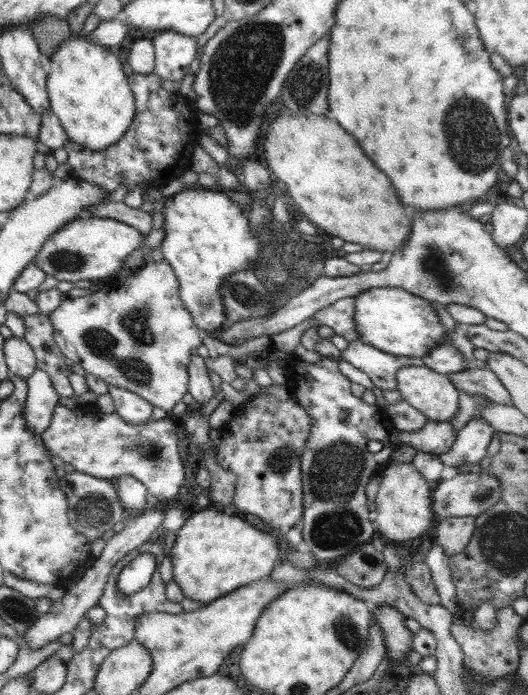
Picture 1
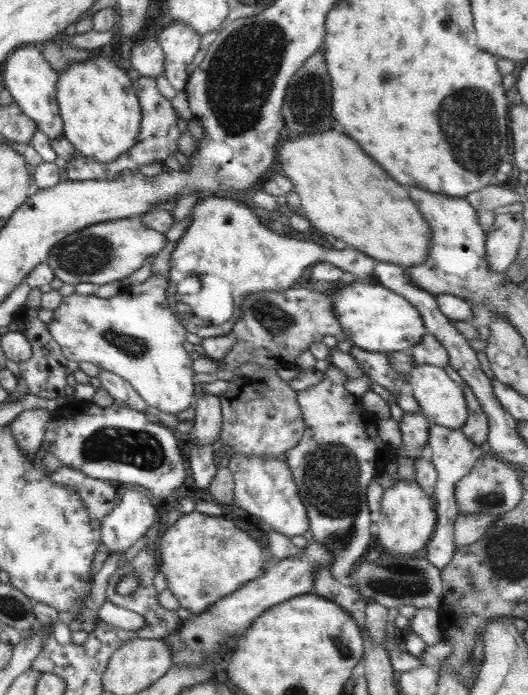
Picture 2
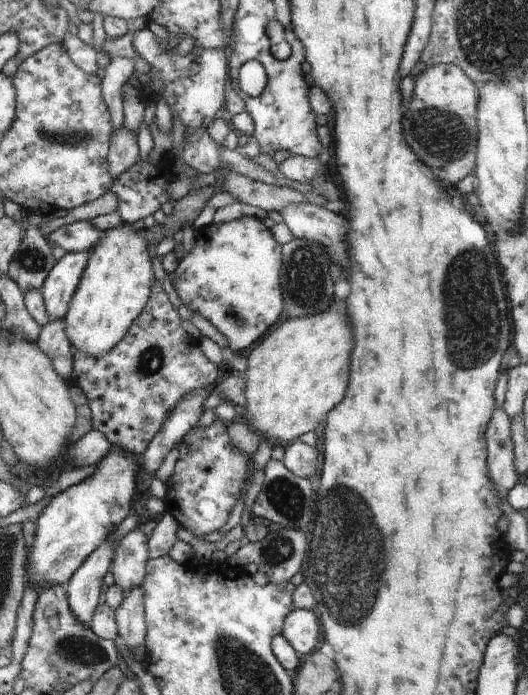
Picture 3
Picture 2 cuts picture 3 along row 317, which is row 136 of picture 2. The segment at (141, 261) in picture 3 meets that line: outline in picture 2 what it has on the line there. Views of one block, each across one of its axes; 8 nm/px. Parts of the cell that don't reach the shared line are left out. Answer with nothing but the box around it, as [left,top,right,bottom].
[56,56,142,164]

